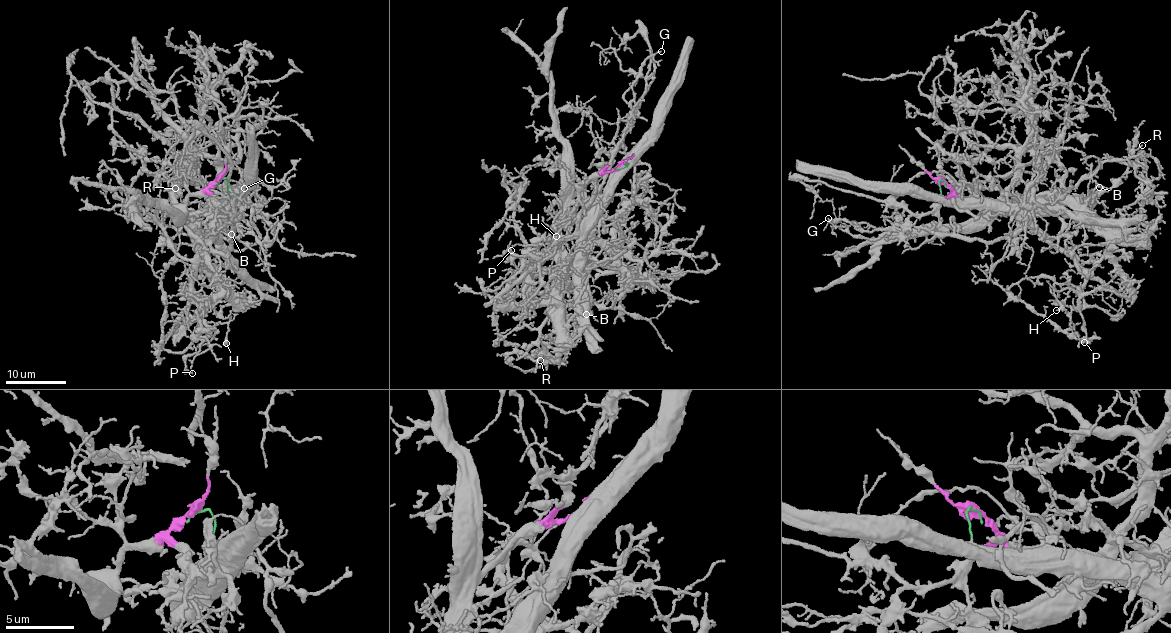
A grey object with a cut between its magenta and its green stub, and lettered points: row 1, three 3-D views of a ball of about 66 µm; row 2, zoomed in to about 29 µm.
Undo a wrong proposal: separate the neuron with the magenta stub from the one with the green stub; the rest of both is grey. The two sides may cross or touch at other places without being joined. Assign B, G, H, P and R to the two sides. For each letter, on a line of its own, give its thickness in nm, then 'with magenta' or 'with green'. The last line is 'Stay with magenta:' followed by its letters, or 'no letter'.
B: 110 nm thick; with green
G: 120 nm thick; with green
H: 240 nm thick; with green
P: 70 nm thick; with green
R: 120 nm thick; with magenta
Stay with magenta: R

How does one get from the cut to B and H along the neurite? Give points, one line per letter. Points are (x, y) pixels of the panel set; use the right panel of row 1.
B: (944, 182), (941, 194), (951, 198), (1034, 210), (1049, 208), (1088, 178), (1100, 187)
H: (944, 182), (938, 182), (944, 197), (1002, 202), (1060, 247), (1084, 282), (1076, 292), (1054, 291), (1056, 310)

